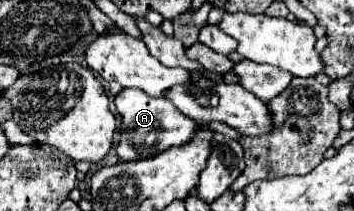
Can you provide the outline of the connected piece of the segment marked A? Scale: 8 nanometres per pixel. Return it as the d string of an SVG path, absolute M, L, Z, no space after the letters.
M122 89L116 95L116 109L120 109L122 115L122 129L120 129L120 143L116 147L116 153L120 161L138 161L148 159L154 155L164 153L172 147L182 147L190 143L198 131L198 125L194 119L186 117L178 111L174 103L168 99L156 99L146 95L142 89Z

